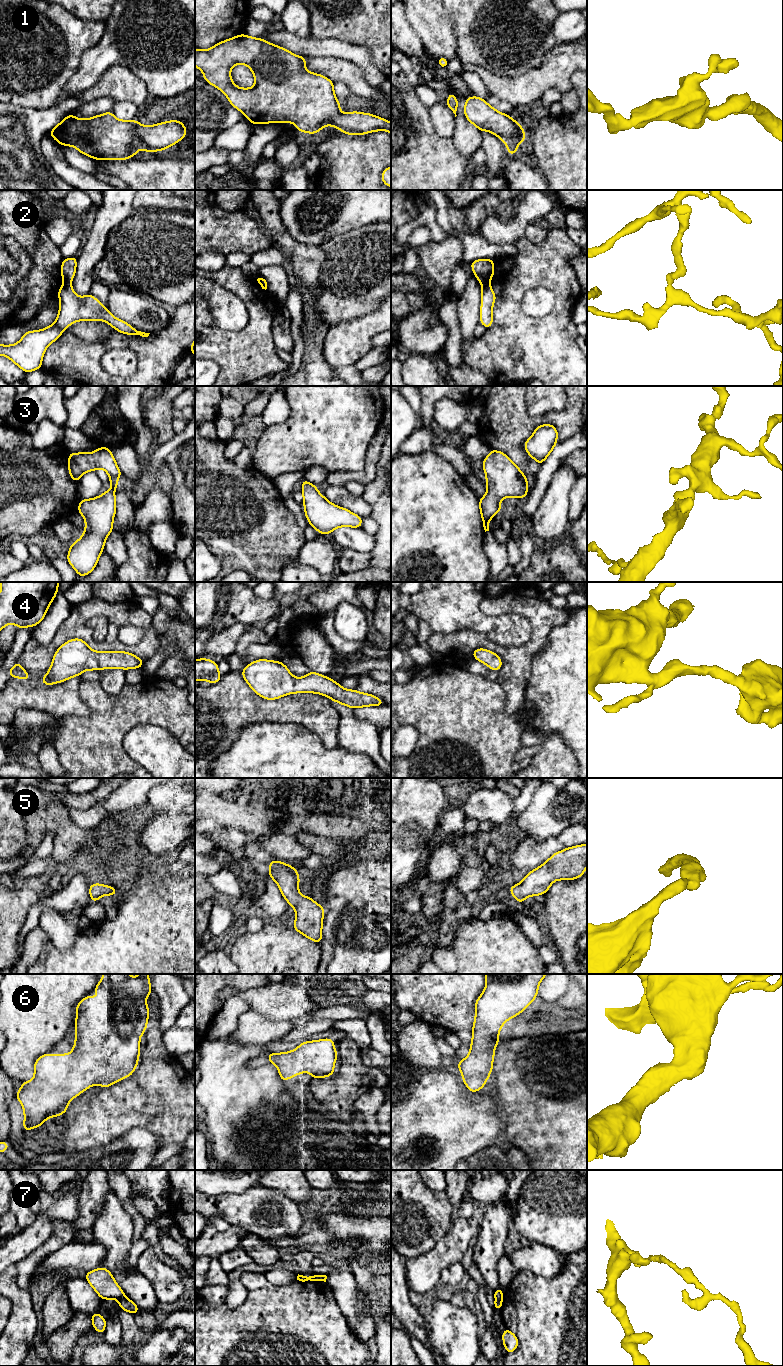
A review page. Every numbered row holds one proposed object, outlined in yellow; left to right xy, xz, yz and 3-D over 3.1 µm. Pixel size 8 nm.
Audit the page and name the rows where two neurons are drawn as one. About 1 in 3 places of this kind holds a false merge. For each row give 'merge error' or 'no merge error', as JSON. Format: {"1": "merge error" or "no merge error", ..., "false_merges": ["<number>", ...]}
{"1": "no merge error", "2": "merge error", "3": "no merge error", "4": "no merge error", "5": "no merge error", "6": "no merge error", "7": "merge error", "false_merges": ["2", "7"]}

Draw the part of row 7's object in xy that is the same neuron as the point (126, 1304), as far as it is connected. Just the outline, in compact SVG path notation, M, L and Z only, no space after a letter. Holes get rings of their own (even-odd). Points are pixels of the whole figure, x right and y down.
M127 1297L119 1300L119 1306L121 1310L125 1310L131 1314L137 1315L140 1312L138 1306Z

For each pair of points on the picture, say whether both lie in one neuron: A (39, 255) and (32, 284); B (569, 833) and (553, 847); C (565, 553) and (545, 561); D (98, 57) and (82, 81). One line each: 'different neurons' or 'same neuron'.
A: same neuron
B: different neurons
C: same neuron
D: same neuron

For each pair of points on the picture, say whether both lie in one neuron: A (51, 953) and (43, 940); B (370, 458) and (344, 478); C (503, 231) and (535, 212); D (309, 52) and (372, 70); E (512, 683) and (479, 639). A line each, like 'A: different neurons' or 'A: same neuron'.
A: different neurons
B: same neuron
C: same neuron
D: same neuron
E: same neuron

